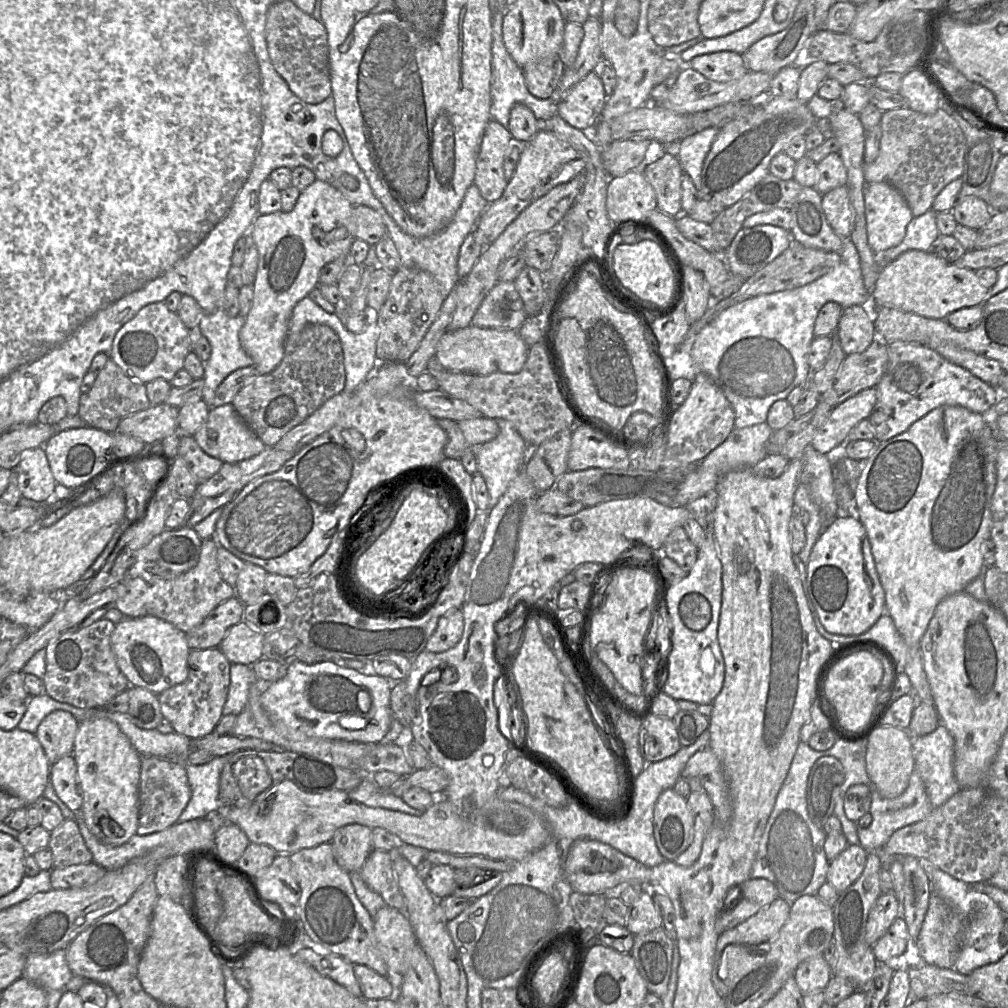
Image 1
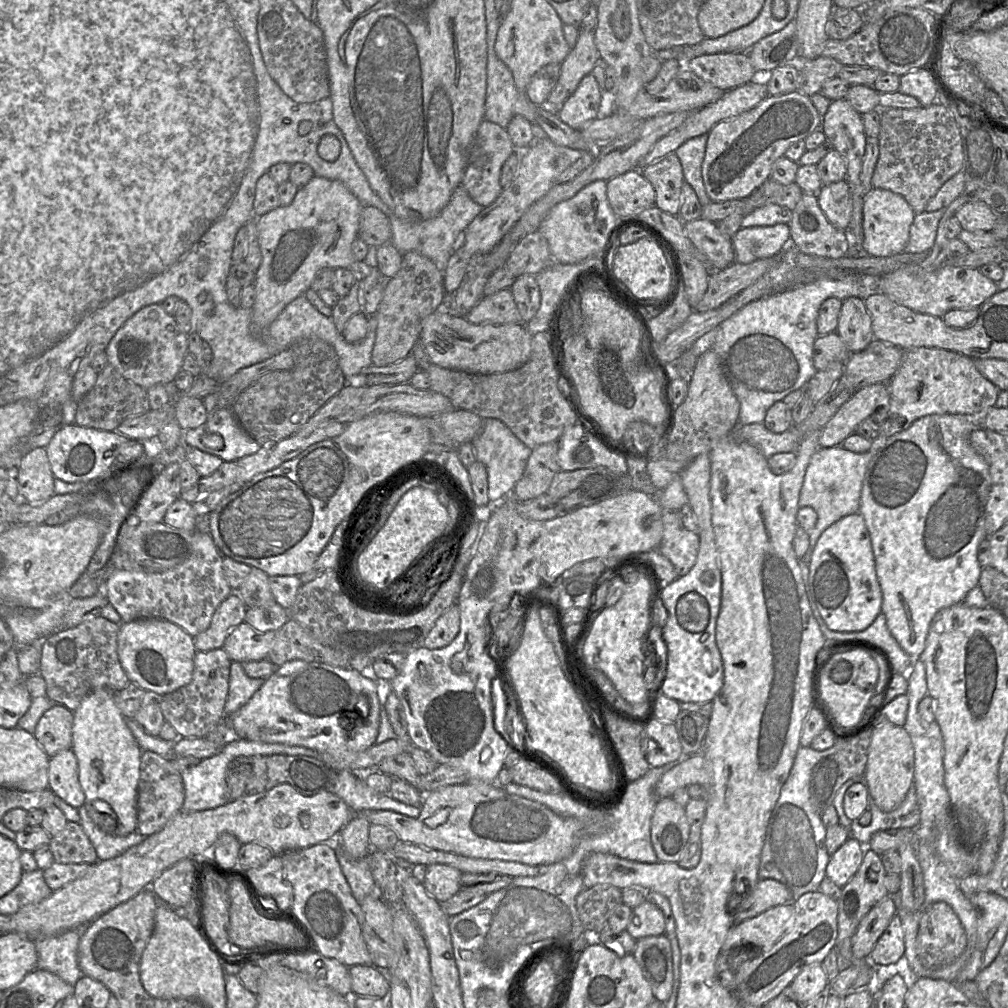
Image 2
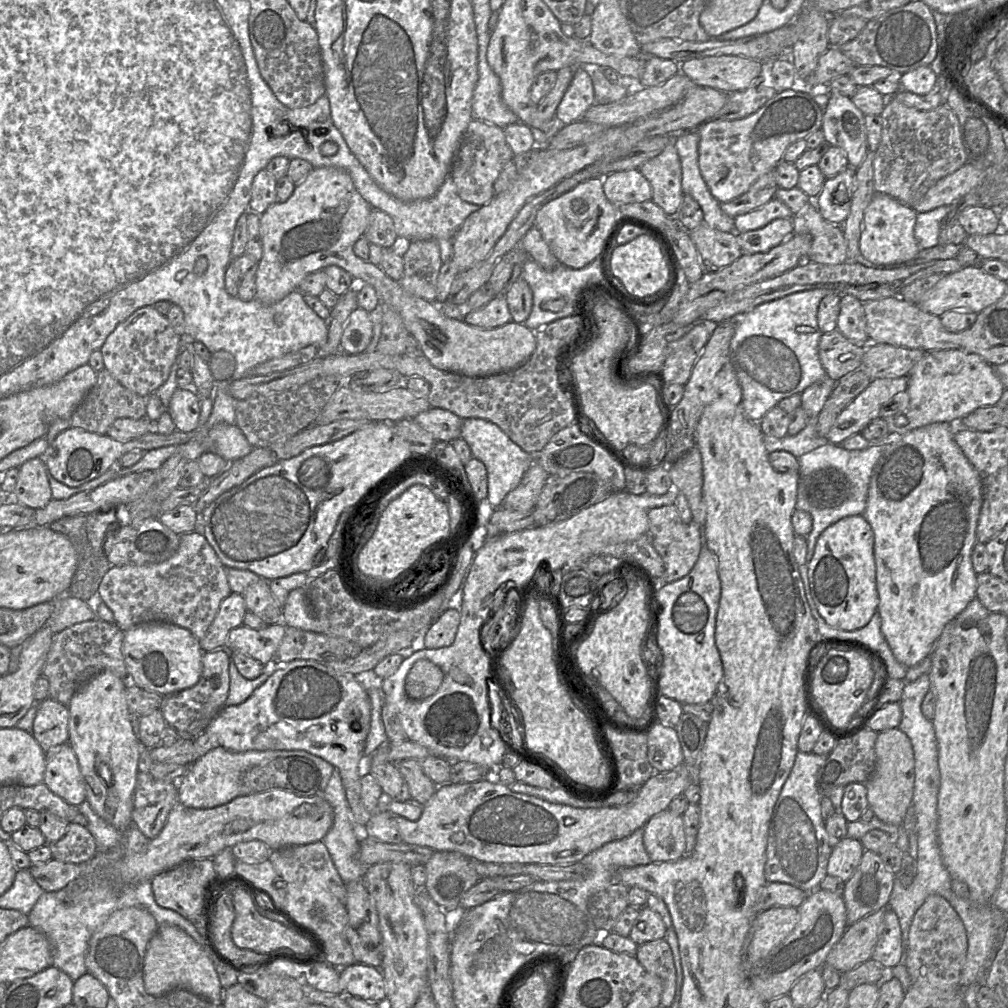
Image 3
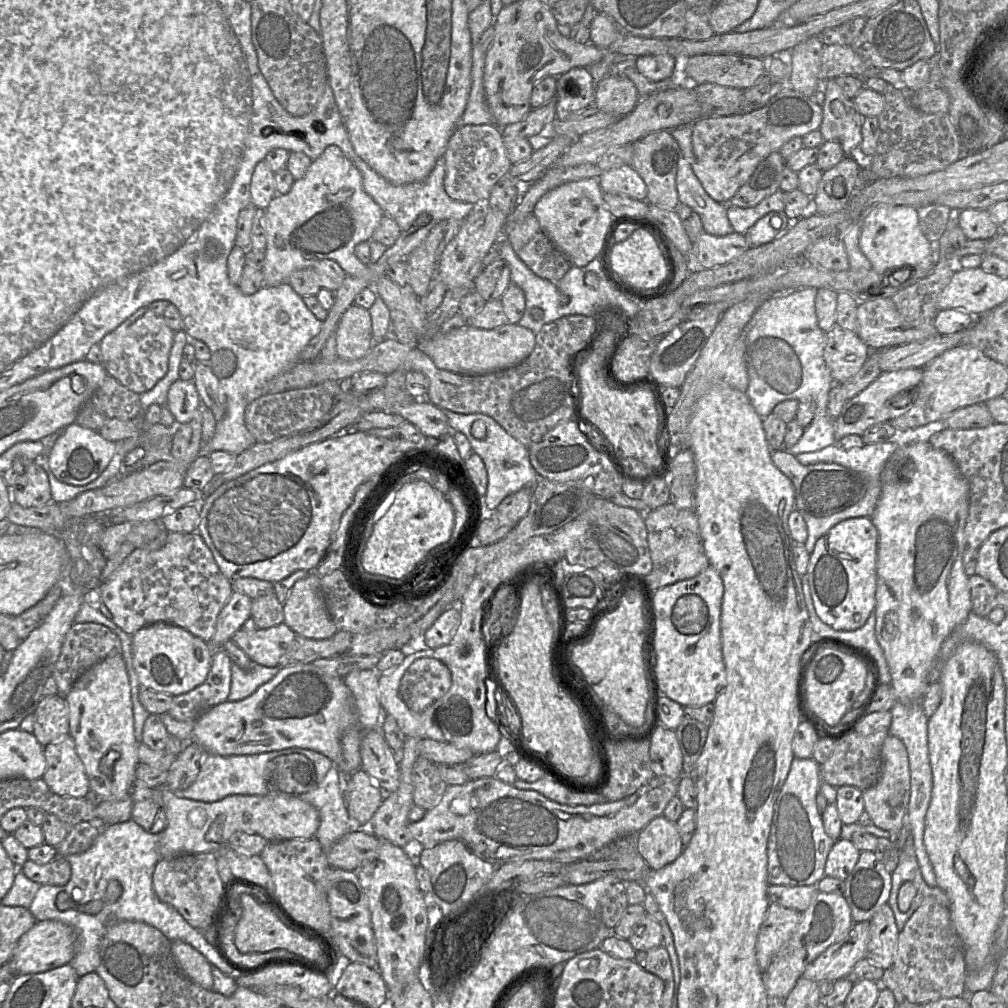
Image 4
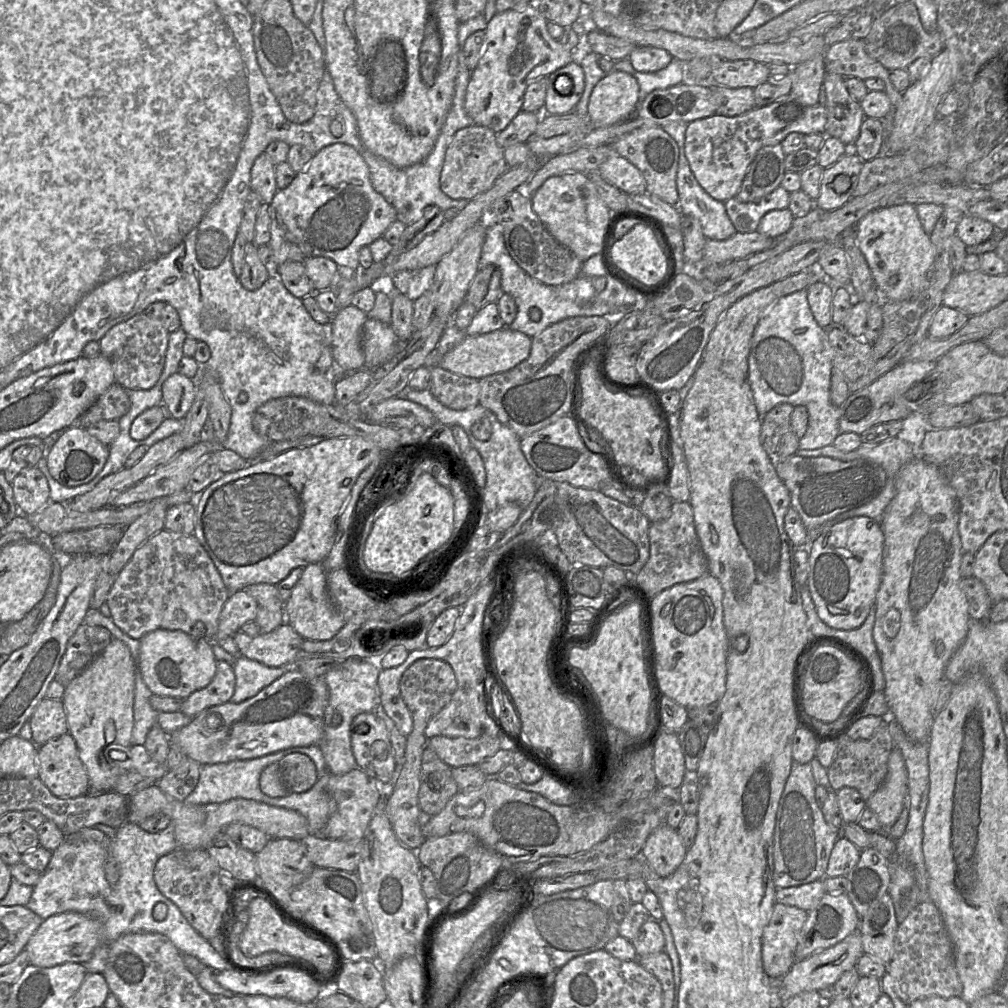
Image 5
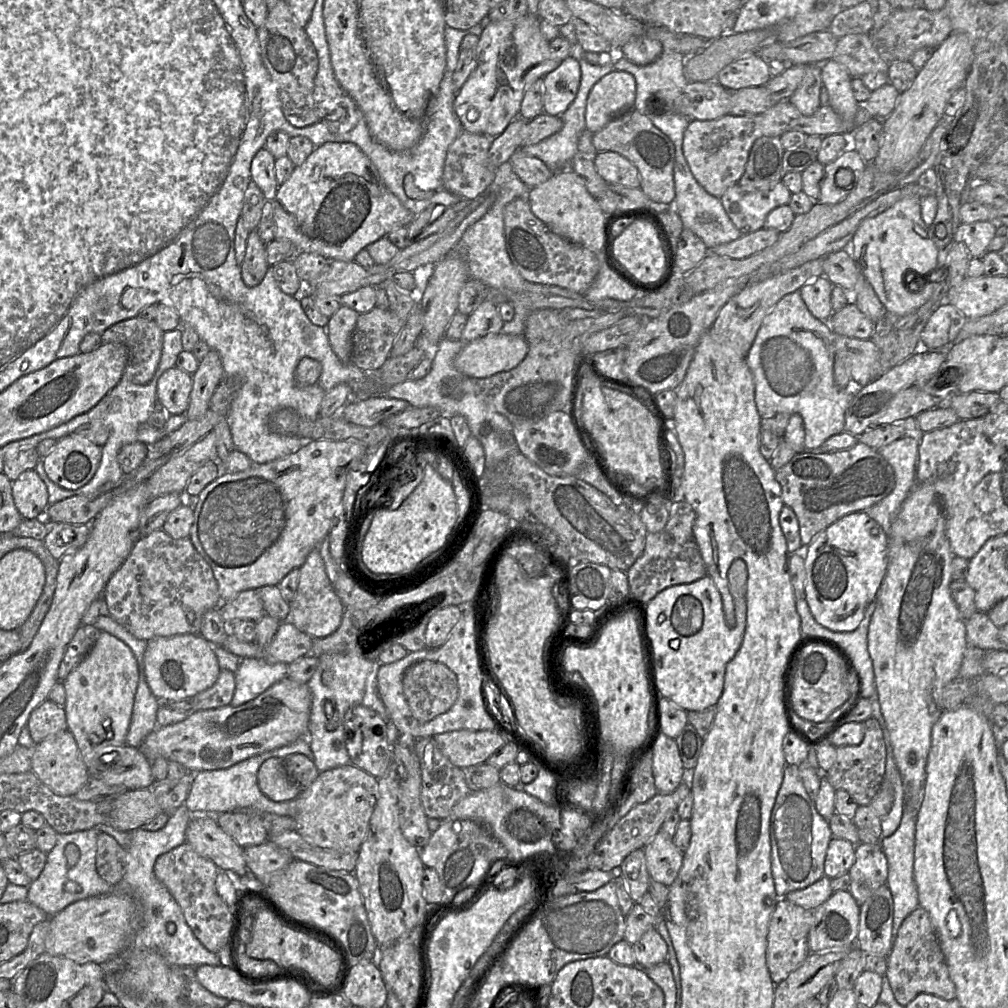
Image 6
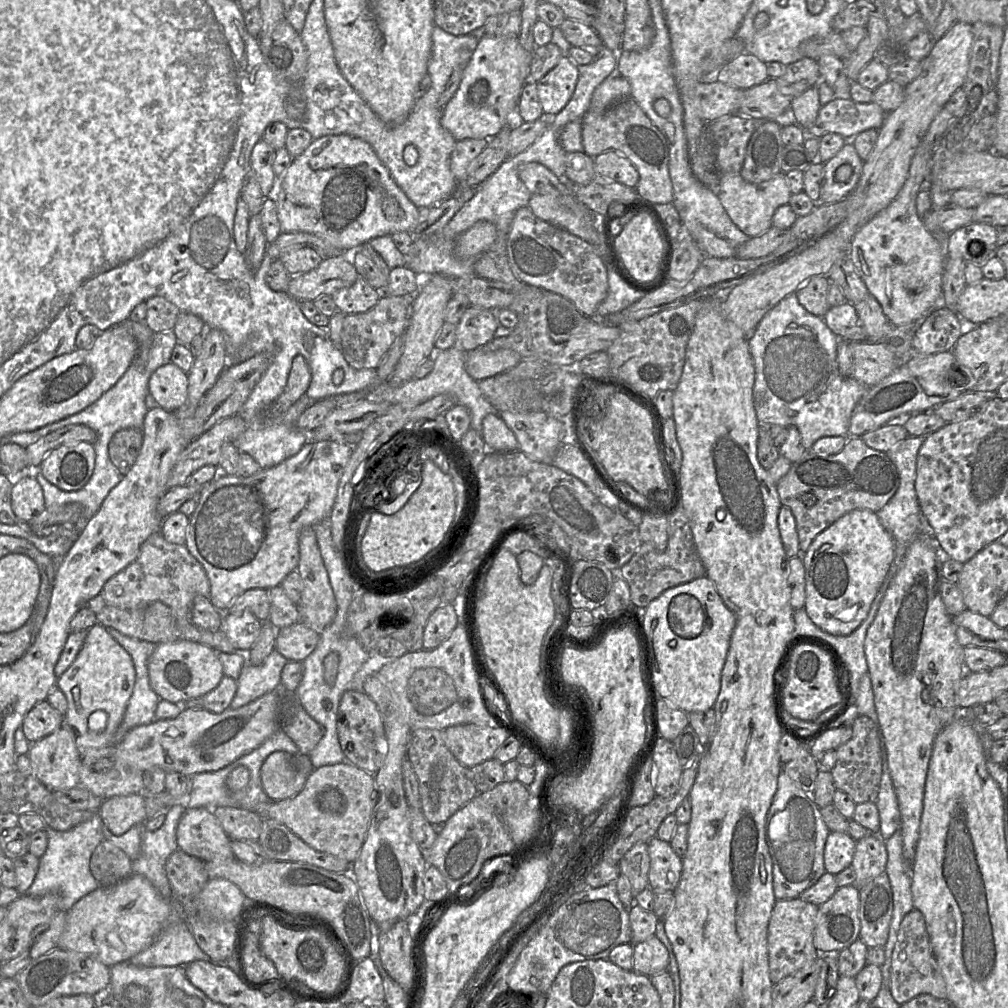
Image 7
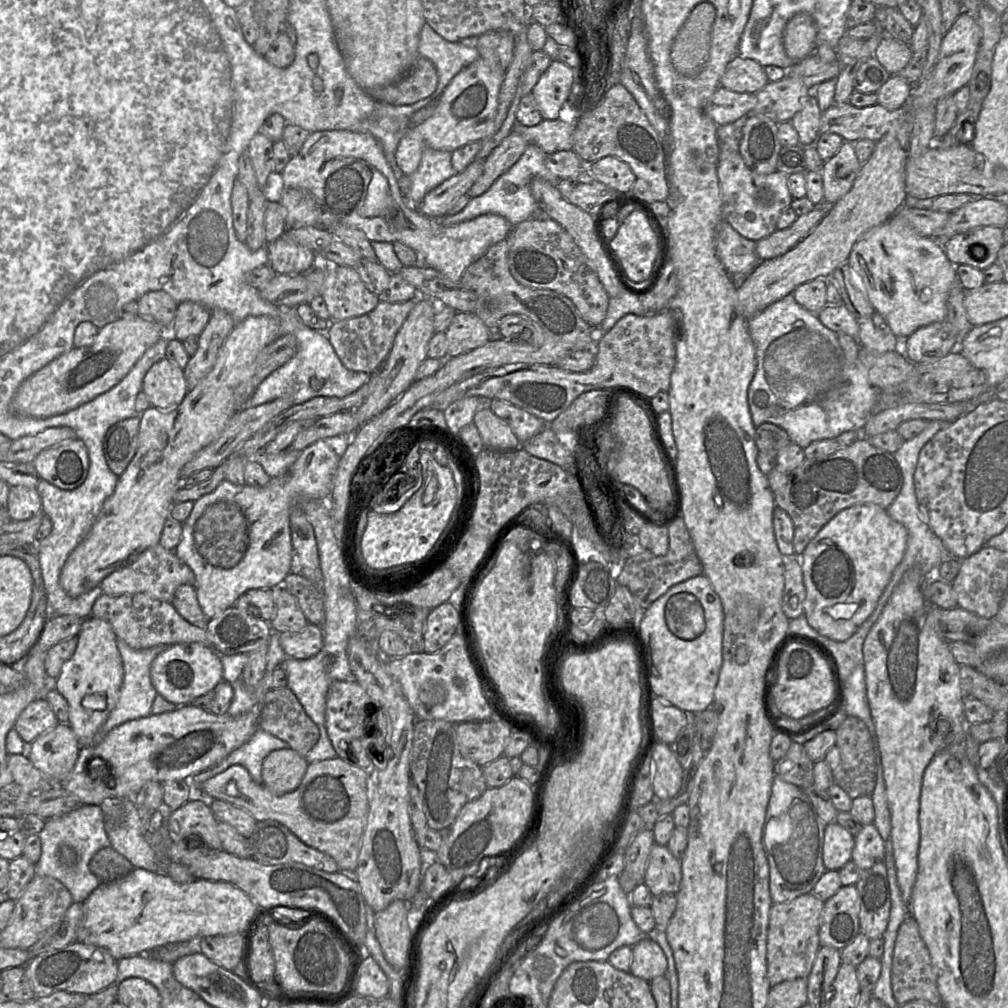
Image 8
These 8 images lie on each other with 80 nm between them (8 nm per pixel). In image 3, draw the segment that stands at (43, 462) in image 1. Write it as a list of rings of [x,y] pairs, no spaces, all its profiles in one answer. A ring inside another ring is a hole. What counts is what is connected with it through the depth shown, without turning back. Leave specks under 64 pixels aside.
[[[44,458],[27,460],[19,467],[18,479],[10,499],[24,506],[39,509],[52,499]]]

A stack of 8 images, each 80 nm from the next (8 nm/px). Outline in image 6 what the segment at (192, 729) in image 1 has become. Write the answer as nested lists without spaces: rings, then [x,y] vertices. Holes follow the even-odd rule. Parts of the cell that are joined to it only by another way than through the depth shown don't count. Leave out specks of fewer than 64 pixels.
[[[221,669],[215,684],[193,697],[194,711],[216,709],[231,703],[236,689],[235,673]]]

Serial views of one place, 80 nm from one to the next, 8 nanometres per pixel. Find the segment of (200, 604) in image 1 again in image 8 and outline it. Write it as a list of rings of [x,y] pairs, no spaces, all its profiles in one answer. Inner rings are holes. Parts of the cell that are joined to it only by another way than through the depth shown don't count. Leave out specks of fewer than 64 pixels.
[[[159,544],[146,549],[132,564],[106,576],[100,586],[109,596],[145,593],[156,599],[172,602],[176,589],[183,585],[194,585],[195,576],[191,568],[175,553]]]

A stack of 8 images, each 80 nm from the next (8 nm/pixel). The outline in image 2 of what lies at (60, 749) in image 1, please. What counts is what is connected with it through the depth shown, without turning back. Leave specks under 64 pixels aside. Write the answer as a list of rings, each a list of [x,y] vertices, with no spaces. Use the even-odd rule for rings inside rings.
[[[62,704],[52,706],[39,719],[33,735],[49,757],[72,748],[73,720],[74,712]]]

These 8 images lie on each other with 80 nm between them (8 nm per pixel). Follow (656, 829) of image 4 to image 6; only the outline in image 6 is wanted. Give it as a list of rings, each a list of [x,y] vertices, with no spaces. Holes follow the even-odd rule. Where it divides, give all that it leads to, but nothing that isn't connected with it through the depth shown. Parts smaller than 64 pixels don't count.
[[[660,830],[643,848],[651,880],[670,886],[683,863],[683,852],[673,843],[673,837]]]

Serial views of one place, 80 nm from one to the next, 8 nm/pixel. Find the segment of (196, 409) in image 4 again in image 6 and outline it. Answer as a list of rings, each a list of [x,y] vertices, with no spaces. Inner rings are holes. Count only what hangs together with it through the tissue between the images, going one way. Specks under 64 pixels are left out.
[[[174,366],[158,379],[157,399],[168,413],[183,414],[189,405],[192,385],[192,375]]]

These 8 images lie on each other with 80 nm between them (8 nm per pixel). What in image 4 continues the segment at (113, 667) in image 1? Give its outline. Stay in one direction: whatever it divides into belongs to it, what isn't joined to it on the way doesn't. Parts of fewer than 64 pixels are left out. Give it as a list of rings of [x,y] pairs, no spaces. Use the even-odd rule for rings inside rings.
[[[74,623],[65,636],[60,655],[55,663],[52,677],[55,679],[57,695],[65,698],[76,681],[91,667],[108,657],[122,655],[119,637],[108,627],[98,623]]]

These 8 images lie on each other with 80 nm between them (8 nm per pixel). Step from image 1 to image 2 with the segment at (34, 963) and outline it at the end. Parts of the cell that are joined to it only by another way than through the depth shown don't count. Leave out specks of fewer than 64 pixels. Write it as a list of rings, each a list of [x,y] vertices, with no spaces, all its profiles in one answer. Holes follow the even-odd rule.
[[[83,929],[66,931],[56,936],[33,936],[38,955],[37,969],[49,971],[59,976],[66,983],[74,986],[83,975],[78,965],[77,952]]]

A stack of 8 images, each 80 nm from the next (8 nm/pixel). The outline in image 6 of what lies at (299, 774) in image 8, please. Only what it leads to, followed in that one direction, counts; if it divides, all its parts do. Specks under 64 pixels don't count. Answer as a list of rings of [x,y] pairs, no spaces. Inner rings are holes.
[[[267,759],[258,771],[258,786],[262,793],[276,802],[296,799],[303,790],[288,775],[283,759]]]

